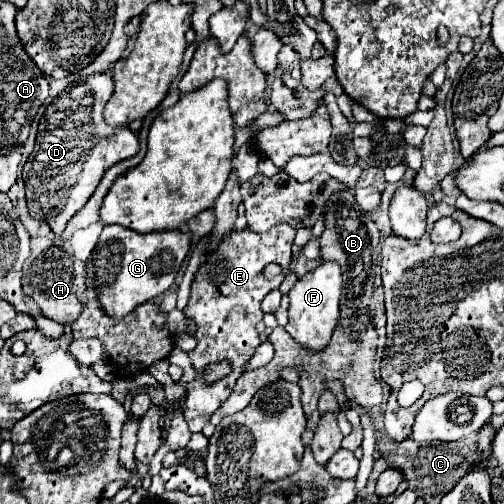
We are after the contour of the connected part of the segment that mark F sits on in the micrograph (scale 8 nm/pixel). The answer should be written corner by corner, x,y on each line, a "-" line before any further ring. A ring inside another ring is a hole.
322,261
314,271
300,277
290,289
290,309
288,309
288,325
286,331
308,349
322,349
332,337
340,315
340,293
342,293
342,269
336,261

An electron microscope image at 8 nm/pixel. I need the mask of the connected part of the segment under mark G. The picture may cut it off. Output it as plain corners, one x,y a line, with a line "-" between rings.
106,225
92,257
88,259
88,277
94,281
96,299
104,305
104,313
110,317
126,317
138,305
162,295
176,279
184,257
190,251
190,237
182,231
164,231
164,233
132,233
120,225

